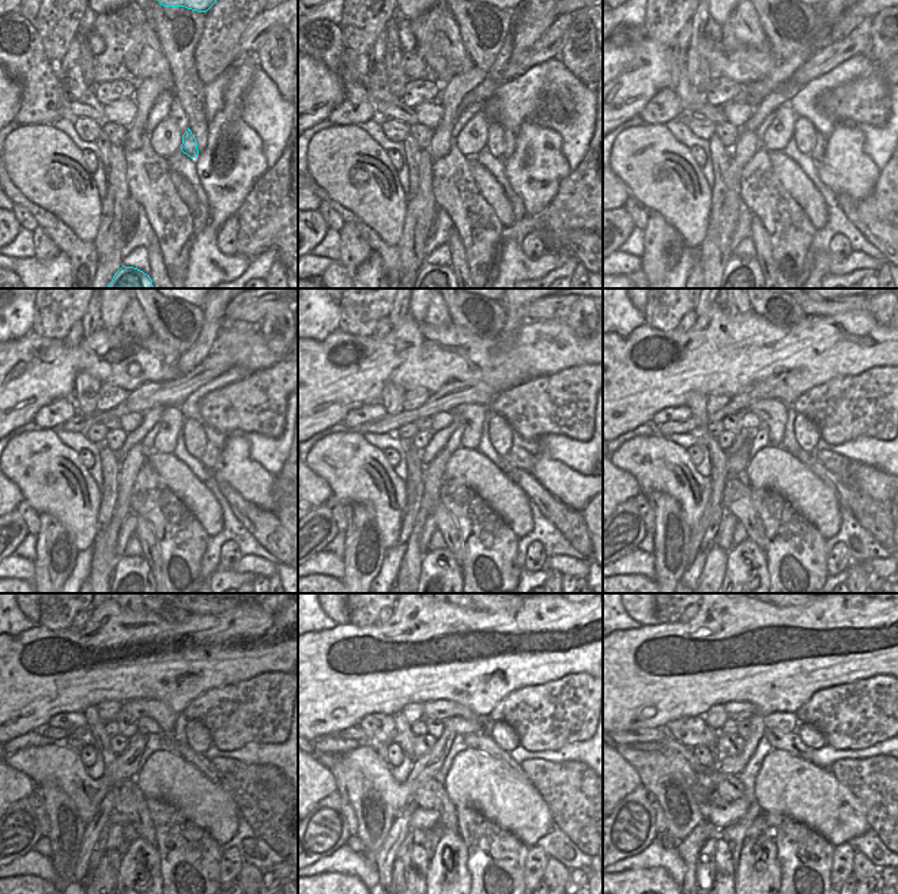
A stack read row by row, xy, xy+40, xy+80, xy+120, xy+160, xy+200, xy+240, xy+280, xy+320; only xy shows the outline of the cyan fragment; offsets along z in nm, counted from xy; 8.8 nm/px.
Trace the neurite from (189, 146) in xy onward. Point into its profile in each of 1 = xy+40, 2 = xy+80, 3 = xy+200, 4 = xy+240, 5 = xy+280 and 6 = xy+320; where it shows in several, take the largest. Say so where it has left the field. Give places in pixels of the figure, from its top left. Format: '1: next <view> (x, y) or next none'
1: next xy+40 (495, 131)
2: next xy+80 (804, 135)
3: next xy+200 (807, 434)
4: next xy+240 (197, 736)
5: next xy+280 (505, 736)
6: next xy+320 (811, 736)

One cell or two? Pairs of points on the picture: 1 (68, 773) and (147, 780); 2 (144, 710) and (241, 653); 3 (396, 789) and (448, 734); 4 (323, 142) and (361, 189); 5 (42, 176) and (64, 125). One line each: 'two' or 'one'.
1: two
2: two
3: one
4: one
5: two

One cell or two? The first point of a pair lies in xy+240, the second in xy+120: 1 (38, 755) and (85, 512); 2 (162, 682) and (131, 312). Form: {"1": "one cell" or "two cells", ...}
{"1": "one cell", "2": "two cells"}

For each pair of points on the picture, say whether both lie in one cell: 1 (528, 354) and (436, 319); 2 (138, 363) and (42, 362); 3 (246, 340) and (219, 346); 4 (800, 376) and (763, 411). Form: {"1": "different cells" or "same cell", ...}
{"1": "different cells", "2": "same cell", "3": "same cell", "4": "different cells"}

